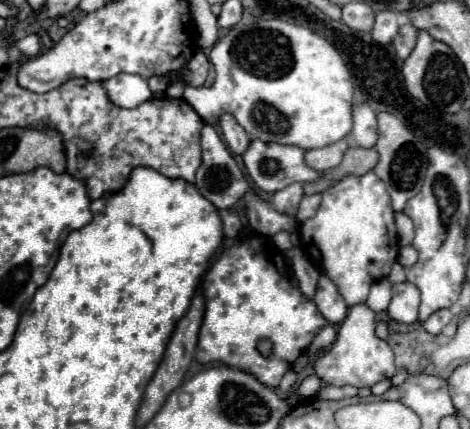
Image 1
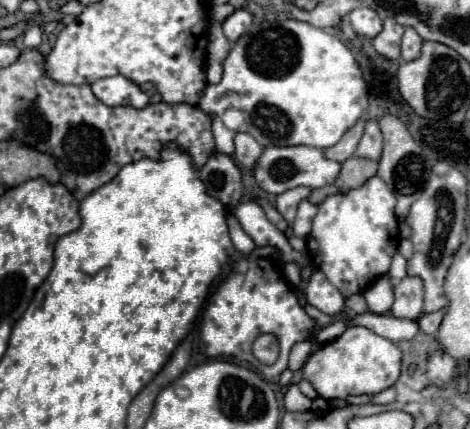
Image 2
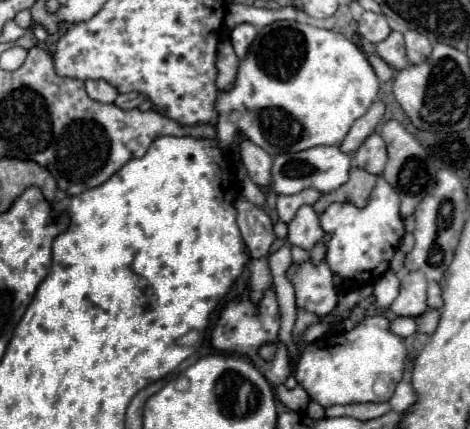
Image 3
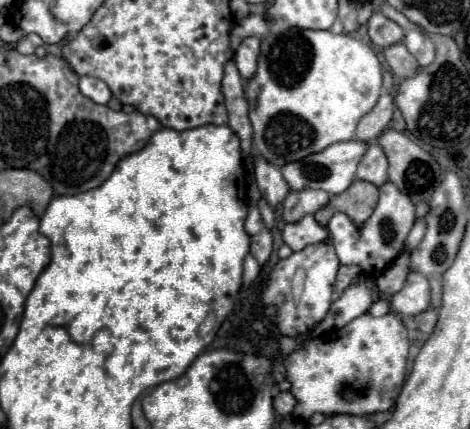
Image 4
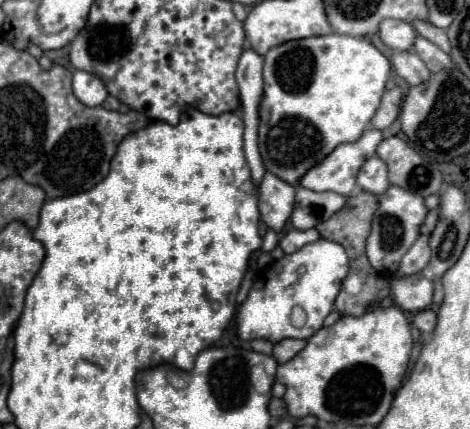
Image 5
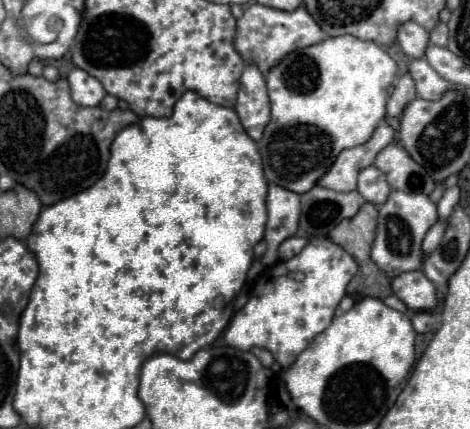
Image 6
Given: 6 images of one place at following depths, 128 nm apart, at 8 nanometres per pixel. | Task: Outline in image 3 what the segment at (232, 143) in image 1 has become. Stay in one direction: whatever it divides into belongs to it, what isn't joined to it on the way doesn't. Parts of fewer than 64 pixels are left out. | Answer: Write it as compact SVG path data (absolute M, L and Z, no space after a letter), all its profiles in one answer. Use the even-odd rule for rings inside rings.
M244 138L240 144L240 156L242 156L242 162L244 162L252 182L256 186L268 188L272 184L272 174L270 174L272 156L268 152L264 152L262 148L258 148L256 144L252 144L248 138Z

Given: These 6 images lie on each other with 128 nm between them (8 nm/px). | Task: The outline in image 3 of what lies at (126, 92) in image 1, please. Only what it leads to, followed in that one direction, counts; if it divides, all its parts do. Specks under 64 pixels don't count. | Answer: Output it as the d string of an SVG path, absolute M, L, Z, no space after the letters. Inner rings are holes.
M86 80L84 86L86 86L88 96L92 100L96 100L96 102L108 104L108 102L114 102L114 98L118 96L118 92L114 90L114 86L110 86L106 80Z

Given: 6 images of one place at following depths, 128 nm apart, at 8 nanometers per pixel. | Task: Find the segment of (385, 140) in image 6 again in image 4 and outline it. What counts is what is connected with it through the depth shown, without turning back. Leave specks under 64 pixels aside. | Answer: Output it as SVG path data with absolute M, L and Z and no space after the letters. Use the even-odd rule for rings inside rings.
M350 140L350 142L336 142L332 146L328 146L326 150L312 154L308 158L304 158L302 162L292 162L286 164L282 168L282 176L288 182L288 186L292 190L304 190L304 188L318 188L318 190L326 190L330 194L340 194L344 192L352 180L356 178L356 166L360 162L360 156L364 156L368 148L368 142L362 140Z

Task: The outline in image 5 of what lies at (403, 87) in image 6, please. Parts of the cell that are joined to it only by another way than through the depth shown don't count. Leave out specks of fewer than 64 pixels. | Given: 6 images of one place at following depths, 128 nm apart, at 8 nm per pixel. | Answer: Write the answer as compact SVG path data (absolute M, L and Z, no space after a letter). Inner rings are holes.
M394 86L392 90L388 90L382 96L382 104L380 104L376 116L372 118L370 126L378 128L378 130L386 130L398 118L398 112L400 112L400 106L402 106L402 98L404 98L404 92L402 92L400 86Z

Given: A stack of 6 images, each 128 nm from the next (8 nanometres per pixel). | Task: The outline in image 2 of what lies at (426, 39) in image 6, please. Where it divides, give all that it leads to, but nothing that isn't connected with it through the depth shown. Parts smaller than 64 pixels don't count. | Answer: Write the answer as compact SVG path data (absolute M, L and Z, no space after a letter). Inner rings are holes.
M360 6L356 10L350 12L350 22L352 22L352 28L356 30L356 34L364 36L364 38L374 38L378 36L380 28L382 28L382 20L380 16L368 8L368 6Z

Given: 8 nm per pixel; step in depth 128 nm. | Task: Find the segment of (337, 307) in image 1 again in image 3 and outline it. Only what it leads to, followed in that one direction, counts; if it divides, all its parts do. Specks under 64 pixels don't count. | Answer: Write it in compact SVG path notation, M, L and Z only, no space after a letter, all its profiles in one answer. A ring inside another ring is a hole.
M328 262L292 264L288 268L288 280L296 290L296 306L316 316L328 316L338 302L338 294L332 286L332 270Z

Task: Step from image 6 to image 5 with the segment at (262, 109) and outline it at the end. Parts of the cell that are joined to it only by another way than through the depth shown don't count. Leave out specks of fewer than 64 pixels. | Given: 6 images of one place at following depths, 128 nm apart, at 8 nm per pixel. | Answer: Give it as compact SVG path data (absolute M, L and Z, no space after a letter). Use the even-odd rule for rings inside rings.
M246 48L240 56L238 70L236 70L236 80L240 88L240 110L244 120L244 152L246 152L248 166L252 170L252 180L256 184L260 184L262 176L266 174L258 152L258 122L260 122L258 108L264 94L262 62L264 62L262 56Z

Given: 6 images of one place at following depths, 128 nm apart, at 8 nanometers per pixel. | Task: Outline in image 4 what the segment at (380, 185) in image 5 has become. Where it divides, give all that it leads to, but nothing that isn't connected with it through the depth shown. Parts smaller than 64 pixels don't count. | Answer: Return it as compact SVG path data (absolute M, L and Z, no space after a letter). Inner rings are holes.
M372 142L366 150L366 154L362 156L360 164L358 164L358 180L364 180L364 182L370 182L374 186L380 186L384 184L388 178L386 178L386 170L388 170L388 160L386 160L386 154L382 152L382 148Z

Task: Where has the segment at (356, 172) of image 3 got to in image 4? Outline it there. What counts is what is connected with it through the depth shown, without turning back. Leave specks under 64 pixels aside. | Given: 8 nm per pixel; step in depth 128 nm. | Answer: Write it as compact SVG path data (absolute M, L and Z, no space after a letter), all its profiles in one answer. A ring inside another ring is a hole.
M356 180L346 192L332 196L330 204L324 206L320 212L314 214L316 222L326 226L328 220L336 214L336 212L344 212L346 216L352 218L352 222L356 226L364 224L368 220L368 216L372 214L374 206L378 200L378 188L374 184Z

